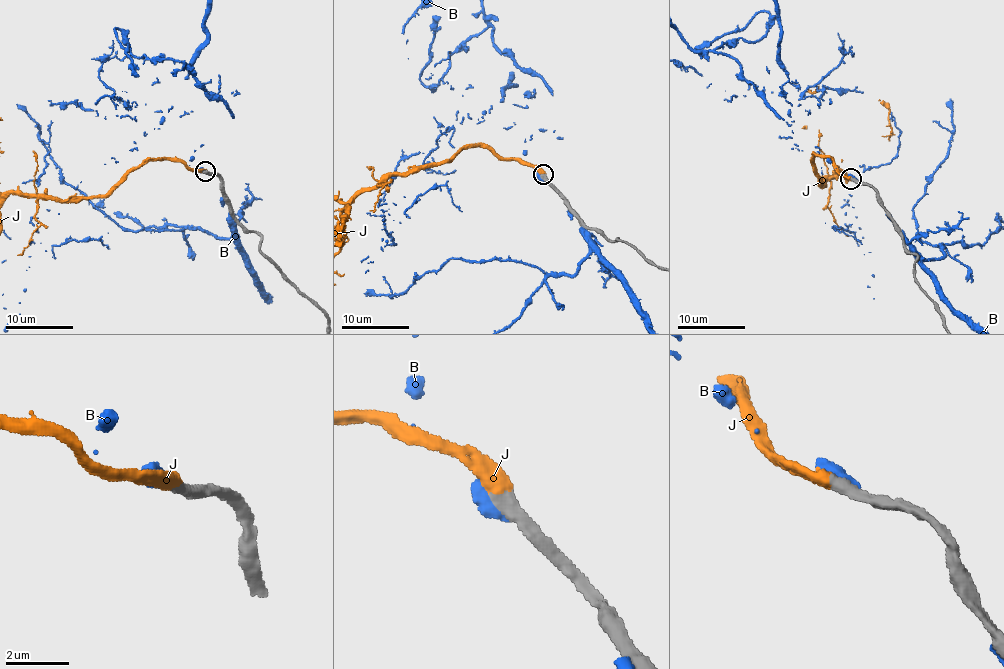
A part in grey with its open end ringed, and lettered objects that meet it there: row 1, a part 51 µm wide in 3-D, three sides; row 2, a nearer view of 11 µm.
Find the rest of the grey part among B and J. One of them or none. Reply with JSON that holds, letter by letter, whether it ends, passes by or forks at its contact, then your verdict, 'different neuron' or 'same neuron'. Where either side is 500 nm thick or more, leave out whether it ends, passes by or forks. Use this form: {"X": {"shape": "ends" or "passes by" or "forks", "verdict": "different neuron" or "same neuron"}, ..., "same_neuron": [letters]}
{"B": {"verdict": "different neuron"}, "J": {"verdict": "same neuron"}, "same_neuron": ["J"]}

